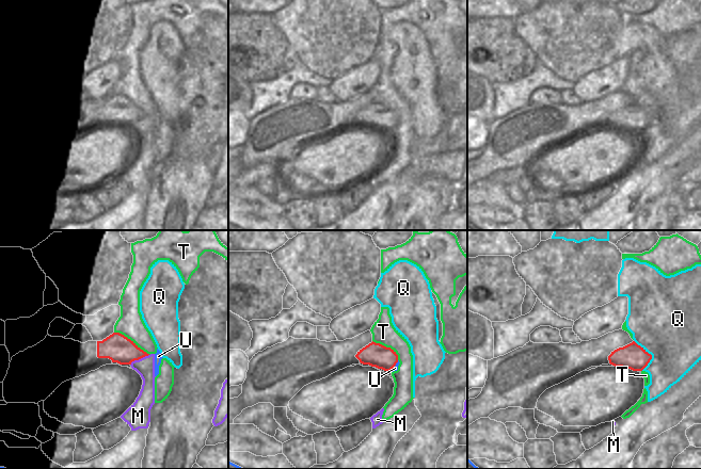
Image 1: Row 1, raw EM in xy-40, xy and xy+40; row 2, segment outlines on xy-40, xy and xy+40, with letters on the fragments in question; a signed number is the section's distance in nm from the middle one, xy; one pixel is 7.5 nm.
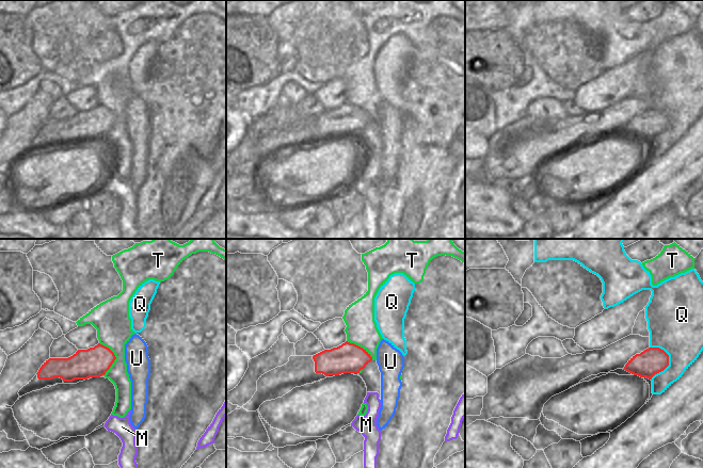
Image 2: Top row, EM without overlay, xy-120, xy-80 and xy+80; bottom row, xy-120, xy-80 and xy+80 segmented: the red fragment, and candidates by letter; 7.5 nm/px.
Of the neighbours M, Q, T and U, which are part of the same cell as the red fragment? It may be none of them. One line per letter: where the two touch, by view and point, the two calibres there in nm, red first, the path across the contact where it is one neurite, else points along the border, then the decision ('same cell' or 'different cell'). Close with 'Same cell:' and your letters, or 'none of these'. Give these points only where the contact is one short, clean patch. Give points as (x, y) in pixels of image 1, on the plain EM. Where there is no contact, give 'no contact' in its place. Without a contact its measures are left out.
M: contact xy-40 (139, 119); calibres 200 and 140 nm; border xy-40 (148, 115), (134, 120), (130, 126); different cell
Q: contact xy+40 (650, 115); calibres 190 and 500 nm; different cell
T: contact xy-40 (132, 102); calibres 200 and 200 nm; different cell
U: contact xy (395, 126); calibres 180 and 40 nm; different cell
Same cell: none of these

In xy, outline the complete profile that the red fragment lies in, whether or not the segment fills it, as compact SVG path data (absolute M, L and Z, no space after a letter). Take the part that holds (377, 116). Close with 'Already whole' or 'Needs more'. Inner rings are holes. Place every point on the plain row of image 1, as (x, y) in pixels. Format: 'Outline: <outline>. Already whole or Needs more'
Outline: M373 102L360 111L355 118L363 126L369 126L384 132L392 132L398 124L398 116L394 111Z. Already whole

